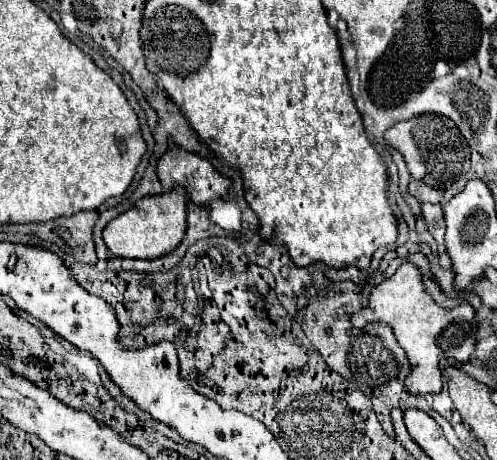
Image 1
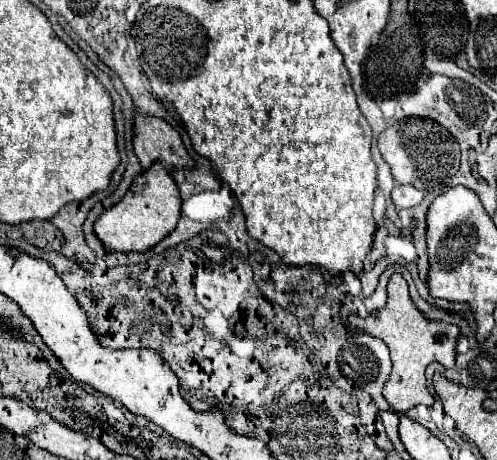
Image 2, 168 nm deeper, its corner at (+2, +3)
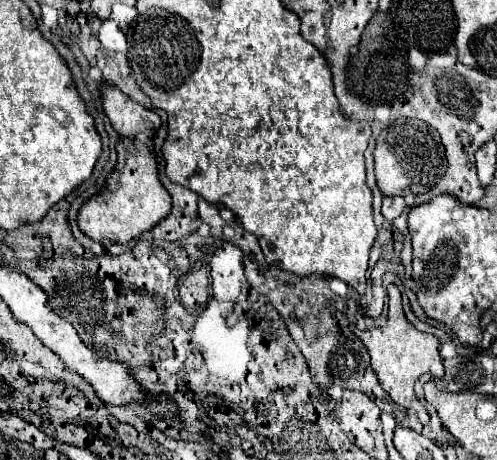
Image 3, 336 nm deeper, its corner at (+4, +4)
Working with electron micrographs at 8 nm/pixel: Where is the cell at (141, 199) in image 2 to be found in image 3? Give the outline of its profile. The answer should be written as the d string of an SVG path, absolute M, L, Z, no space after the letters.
M120 138L116 150L118 164L112 176L108 178L108 186L98 196L90 198L78 212L80 230L100 244L104 244L106 240L114 244L128 244L142 232L152 230L160 220L164 220L172 212L172 200L168 190L160 182L154 152L138 140L128 142L126 138Z

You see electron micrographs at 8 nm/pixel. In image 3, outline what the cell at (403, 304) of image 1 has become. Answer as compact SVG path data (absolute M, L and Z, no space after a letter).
M390 284L390 310L388 310L388 322L384 326L378 328L370 328L370 330L358 330L356 334L362 338L364 346L370 352L372 358L372 368L378 374L380 386L388 392L388 396L400 404L402 408L416 412L416 416L420 418L420 422L428 422L430 414L424 408L424 404L420 404L420 400L416 398L414 392L414 384L416 380L426 374L432 372L434 376L444 376L444 364L442 364L442 356L440 356L440 342L436 336L426 334L416 330L404 316L404 308L402 308L402 294L398 290L396 284Z

